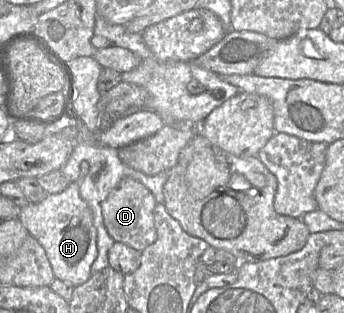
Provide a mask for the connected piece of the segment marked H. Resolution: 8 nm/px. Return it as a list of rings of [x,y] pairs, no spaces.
[[[83,161],[76,182],[70,182],[61,193],[49,194],[39,203],[29,203],[22,207],[18,217],[29,234],[44,248],[55,278],[74,287],[85,283],[90,278],[92,275],[90,268],[97,257],[97,232],[92,212],[79,193],[79,186],[88,170],[88,162]]]

